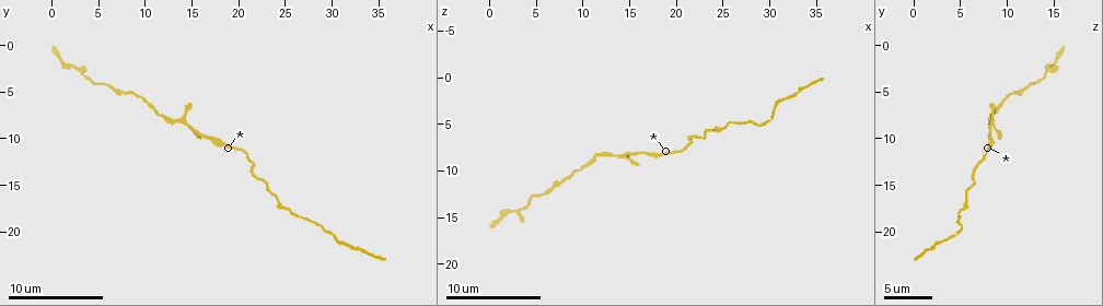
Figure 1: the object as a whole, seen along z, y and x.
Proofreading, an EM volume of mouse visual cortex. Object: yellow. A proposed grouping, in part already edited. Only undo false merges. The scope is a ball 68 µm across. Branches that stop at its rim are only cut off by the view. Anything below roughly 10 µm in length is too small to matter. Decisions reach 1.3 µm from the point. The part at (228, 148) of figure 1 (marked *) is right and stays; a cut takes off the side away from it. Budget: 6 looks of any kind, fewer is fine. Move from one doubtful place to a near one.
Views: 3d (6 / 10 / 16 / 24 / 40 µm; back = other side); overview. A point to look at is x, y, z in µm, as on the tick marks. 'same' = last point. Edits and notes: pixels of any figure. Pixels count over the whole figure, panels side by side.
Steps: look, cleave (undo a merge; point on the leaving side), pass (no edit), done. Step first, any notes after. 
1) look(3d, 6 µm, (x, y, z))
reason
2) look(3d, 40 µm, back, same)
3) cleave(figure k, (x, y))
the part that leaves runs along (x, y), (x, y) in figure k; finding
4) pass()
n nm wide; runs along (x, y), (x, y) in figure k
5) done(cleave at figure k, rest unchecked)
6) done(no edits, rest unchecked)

look(3d, 10 µm, (6.2, 4.6, 12.2))
thick turns thin

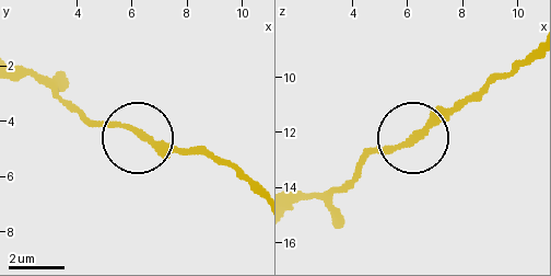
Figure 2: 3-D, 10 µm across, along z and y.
pass()
runs along (528, 55), (400, 149), (361, 165) in figure 2; all the same cell

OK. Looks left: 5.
look(3d, 6 µm, (10.4, 6.2, 9.4))
calibre changes

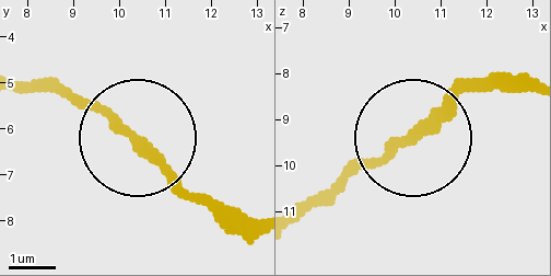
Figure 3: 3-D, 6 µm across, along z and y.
pass()
runs along (529, 94), (458, 98), (332, 196) in figure 3; one cell here

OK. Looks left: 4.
look(3d, 10 µm, (14.2, 8.2, 8.2))
calibre changes

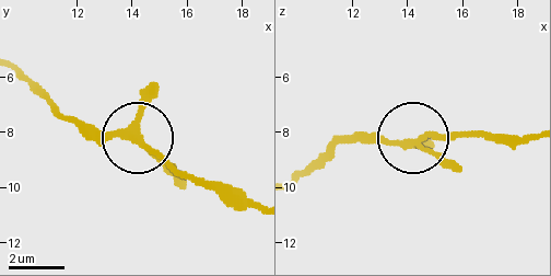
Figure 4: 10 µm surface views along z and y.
pass()
210 nm wide; runs along (257, 210), (179, 177), (138, 139), (55, 116) in figure 4; all the same cell

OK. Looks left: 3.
done(no edits, rest unchecked)

